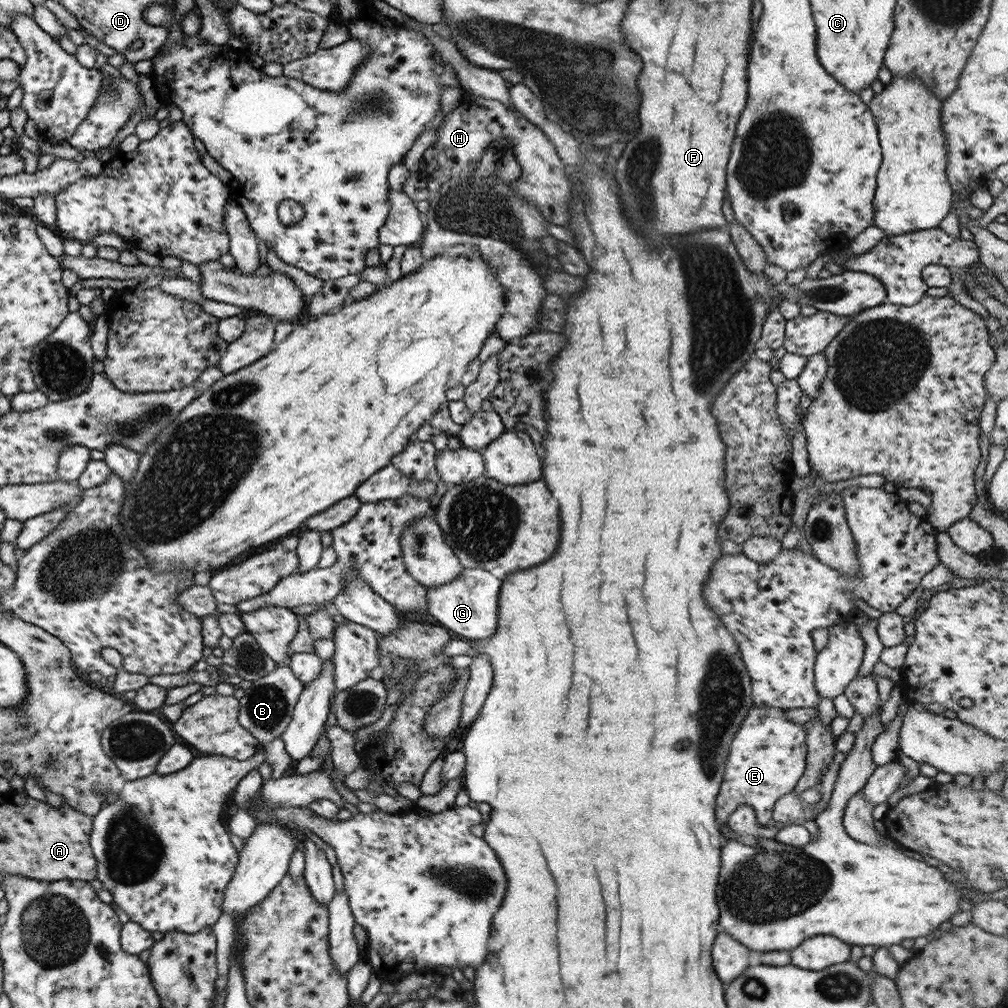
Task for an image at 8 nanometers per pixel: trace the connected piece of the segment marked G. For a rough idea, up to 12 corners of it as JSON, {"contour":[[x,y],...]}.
{"contour":[[481,568],[427,586],[427,612],[453,637],[488,639],[500,580]]}

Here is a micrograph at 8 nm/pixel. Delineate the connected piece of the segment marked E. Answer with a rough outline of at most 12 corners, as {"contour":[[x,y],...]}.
{"contour":[[779,708],[747,712],[715,795],[765,825],[804,774],[806,733]]}

